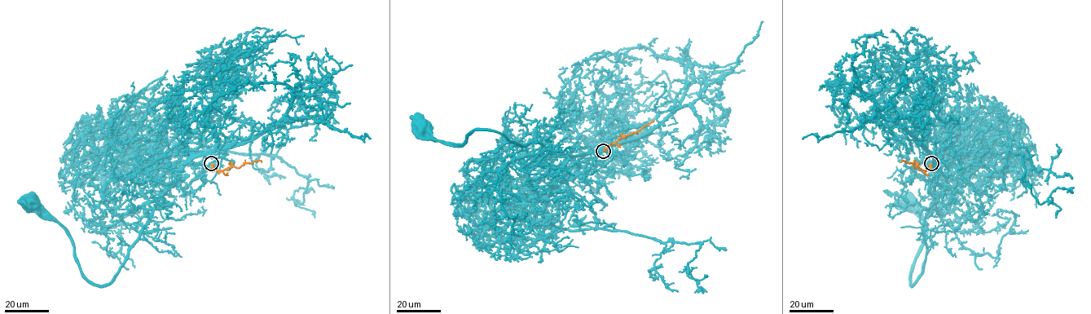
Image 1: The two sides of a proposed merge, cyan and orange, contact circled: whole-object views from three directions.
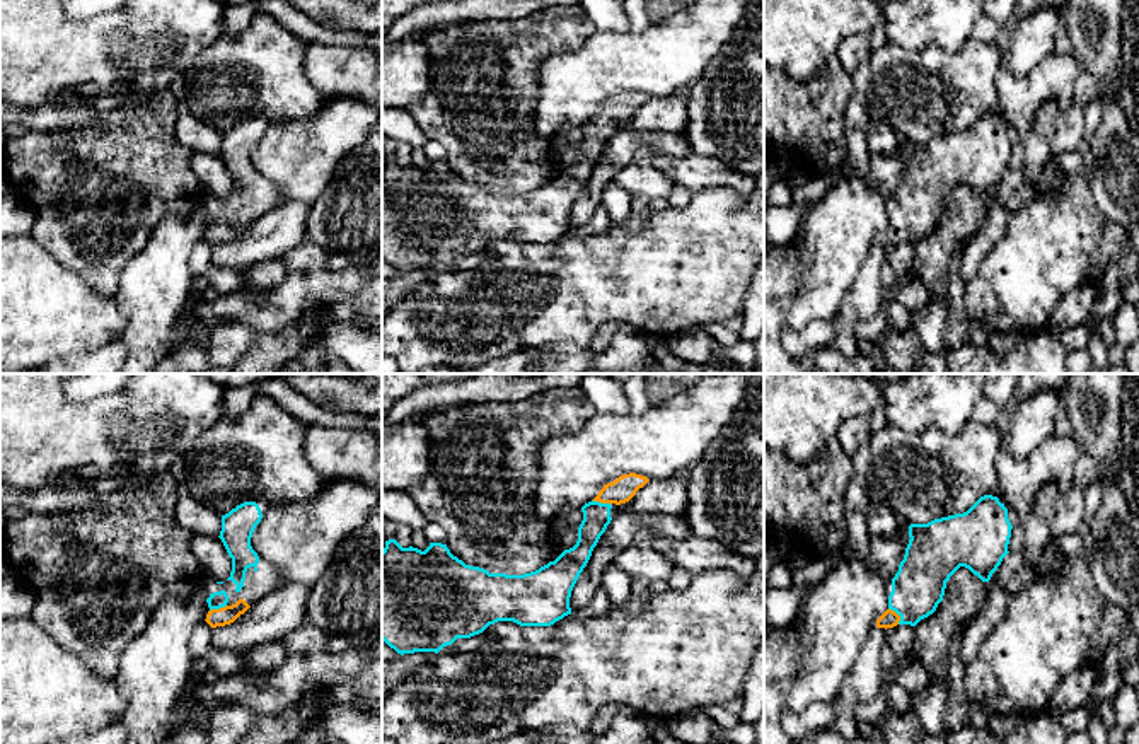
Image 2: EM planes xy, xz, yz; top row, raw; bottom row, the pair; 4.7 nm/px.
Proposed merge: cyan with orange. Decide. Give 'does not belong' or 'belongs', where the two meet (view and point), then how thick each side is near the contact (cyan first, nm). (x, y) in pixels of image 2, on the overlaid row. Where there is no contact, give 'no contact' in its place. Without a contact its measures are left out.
belongs; meets cyan in xz at (602, 504); 130 nm thick on the cyan side, 120 nm on the other

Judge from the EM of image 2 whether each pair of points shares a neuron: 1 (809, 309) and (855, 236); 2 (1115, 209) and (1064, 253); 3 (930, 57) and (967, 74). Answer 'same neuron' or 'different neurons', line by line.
1: same neuron
2: different neurons
3: same neuron

